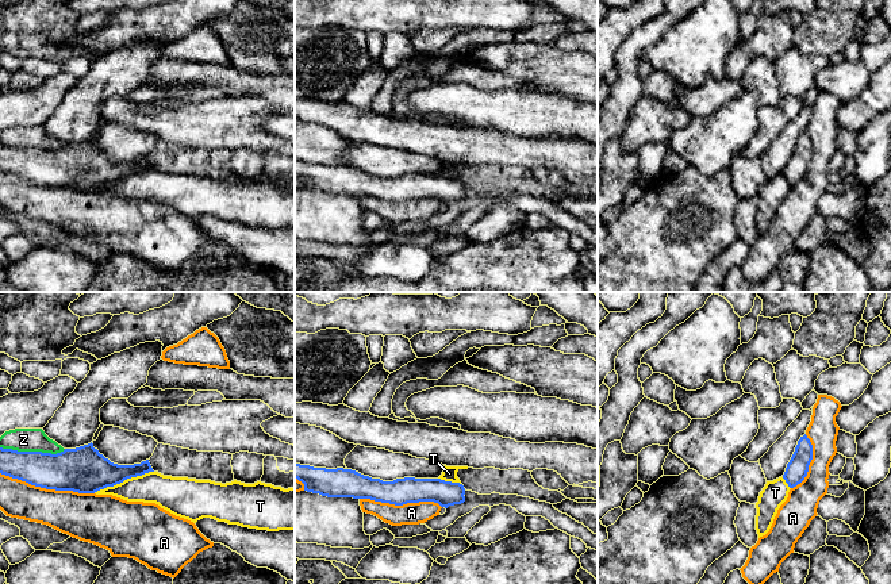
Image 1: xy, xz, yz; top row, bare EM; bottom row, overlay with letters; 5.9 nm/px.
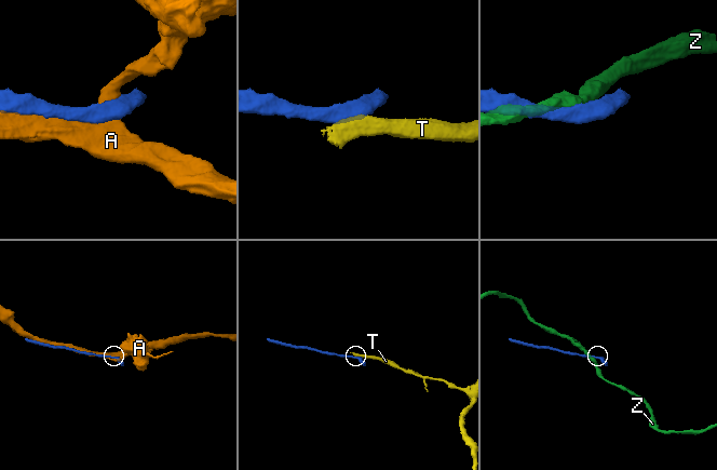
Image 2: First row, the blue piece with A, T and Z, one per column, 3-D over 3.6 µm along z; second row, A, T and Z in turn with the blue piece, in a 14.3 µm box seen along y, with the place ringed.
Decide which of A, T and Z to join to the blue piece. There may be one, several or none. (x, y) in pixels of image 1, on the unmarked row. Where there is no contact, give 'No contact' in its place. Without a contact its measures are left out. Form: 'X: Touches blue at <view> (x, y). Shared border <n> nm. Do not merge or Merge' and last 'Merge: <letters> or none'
A: Touches blue at xy (47, 185). Shared border 550 nm. Do not merge
T: Touches blue at xy (123, 177). Shared border 380 nm. Do not merge
Z: Touches blue at xy (33, 149). Shared border 400 nm. Do not merge
Merge: none

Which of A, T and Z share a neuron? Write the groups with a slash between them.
A / T / Z

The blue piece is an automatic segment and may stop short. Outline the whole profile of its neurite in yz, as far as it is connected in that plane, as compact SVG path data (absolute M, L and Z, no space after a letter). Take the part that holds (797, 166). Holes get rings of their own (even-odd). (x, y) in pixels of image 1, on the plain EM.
M804 131L798 138L795 149L787 161L786 169L783 176L788 181L790 185L796 184L800 181L809 169L809 162L813 157L813 142L807 132Z

